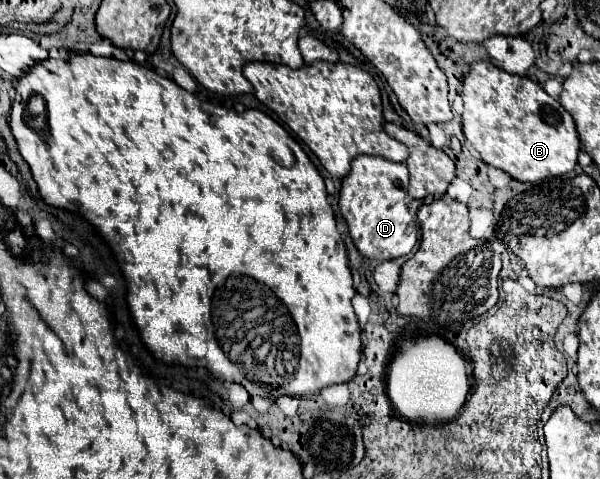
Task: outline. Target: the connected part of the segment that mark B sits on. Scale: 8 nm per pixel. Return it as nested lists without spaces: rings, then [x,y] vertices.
[[[478,61],[472,65],[470,73],[464,79],[462,87],[462,101],[464,101],[464,135],[480,153],[482,161],[488,165],[506,171],[512,179],[524,183],[536,183],[546,177],[558,177],[570,173],[578,163],[580,153],[580,139],[574,127],[572,115],[560,105],[558,99],[550,97],[538,83],[528,77],[512,75],[500,71],[490,61]]]

